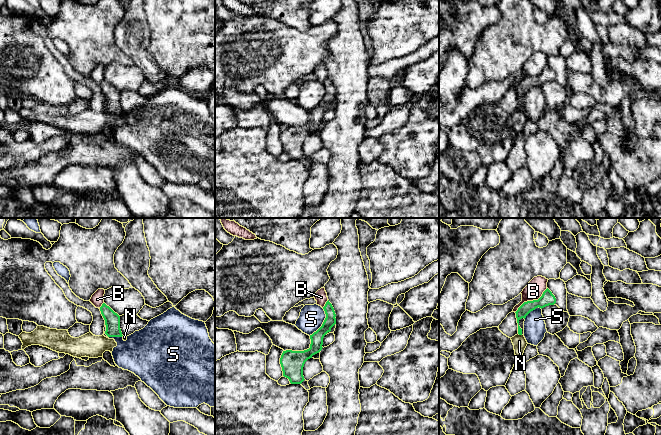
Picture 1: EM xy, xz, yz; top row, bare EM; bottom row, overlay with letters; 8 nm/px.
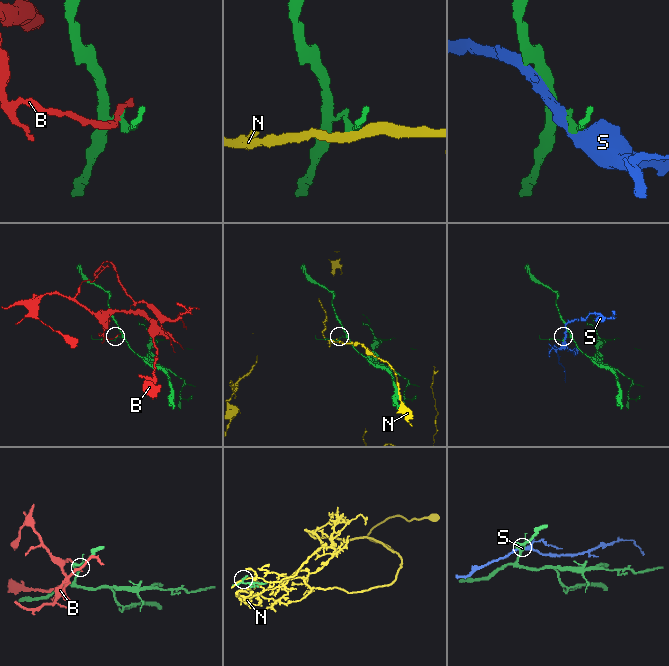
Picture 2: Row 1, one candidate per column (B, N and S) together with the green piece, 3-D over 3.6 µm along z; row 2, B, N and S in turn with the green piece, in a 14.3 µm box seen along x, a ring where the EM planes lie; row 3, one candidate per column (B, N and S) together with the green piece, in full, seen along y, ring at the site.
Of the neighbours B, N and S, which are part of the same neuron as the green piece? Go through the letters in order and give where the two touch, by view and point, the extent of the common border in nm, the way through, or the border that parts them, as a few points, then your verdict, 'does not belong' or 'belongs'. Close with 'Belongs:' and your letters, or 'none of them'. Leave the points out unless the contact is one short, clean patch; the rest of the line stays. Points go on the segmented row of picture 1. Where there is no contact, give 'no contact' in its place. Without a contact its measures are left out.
B: meets green in yz at (531, 301); contact 320 nm long; border along yz (547, 288), (537, 299), (525, 301), (515, 312); does not belong
N: meets green in yz at (520, 334); contact 40 nm long; border along yz (518, 333), (521, 335); does not belong
S: meets green in xz at (323, 323); contact 260 nm long; border along xz (323, 308), (325, 314), (324, 321), (309, 335); does not belong
Belongs: none of them

